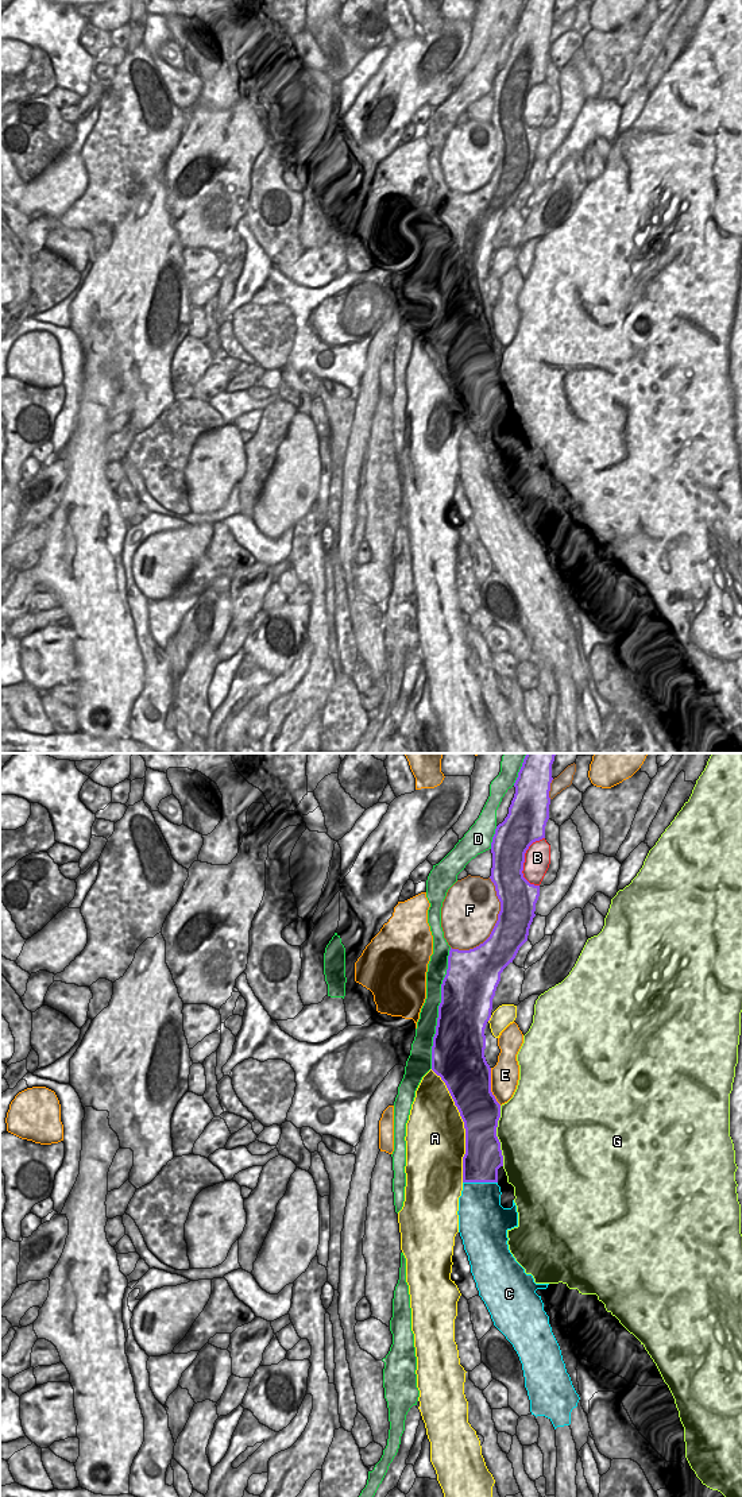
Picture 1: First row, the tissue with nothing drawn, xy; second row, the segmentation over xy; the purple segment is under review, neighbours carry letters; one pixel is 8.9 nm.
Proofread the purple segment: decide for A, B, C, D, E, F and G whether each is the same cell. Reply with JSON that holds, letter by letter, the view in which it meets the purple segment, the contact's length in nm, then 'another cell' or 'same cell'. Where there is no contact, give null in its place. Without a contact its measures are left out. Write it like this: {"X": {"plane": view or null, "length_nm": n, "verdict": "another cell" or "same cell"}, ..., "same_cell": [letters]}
{"A": {"plane": "xy", "length_nm": 1050, "verdict": "another cell"}, "B": {"plane": "xy", "length_nm": 460, "verdict": "another cell"}, "C": {"plane": "xy", "length_nm": 320, "verdict": "same cell"}, "D": {"plane": "xy", "length_nm": 1100, "verdict": "another cell"}, "E": {"plane": "xy", "length_nm": 340, "verdict": "another cell"}, "F": {"plane": "xy", "length_nm": 750, "verdict": "another cell"}, "G": {"plane": "xy", "length_nm": 550, "verdict": "another cell"}, "same_cell": ["C"]}

